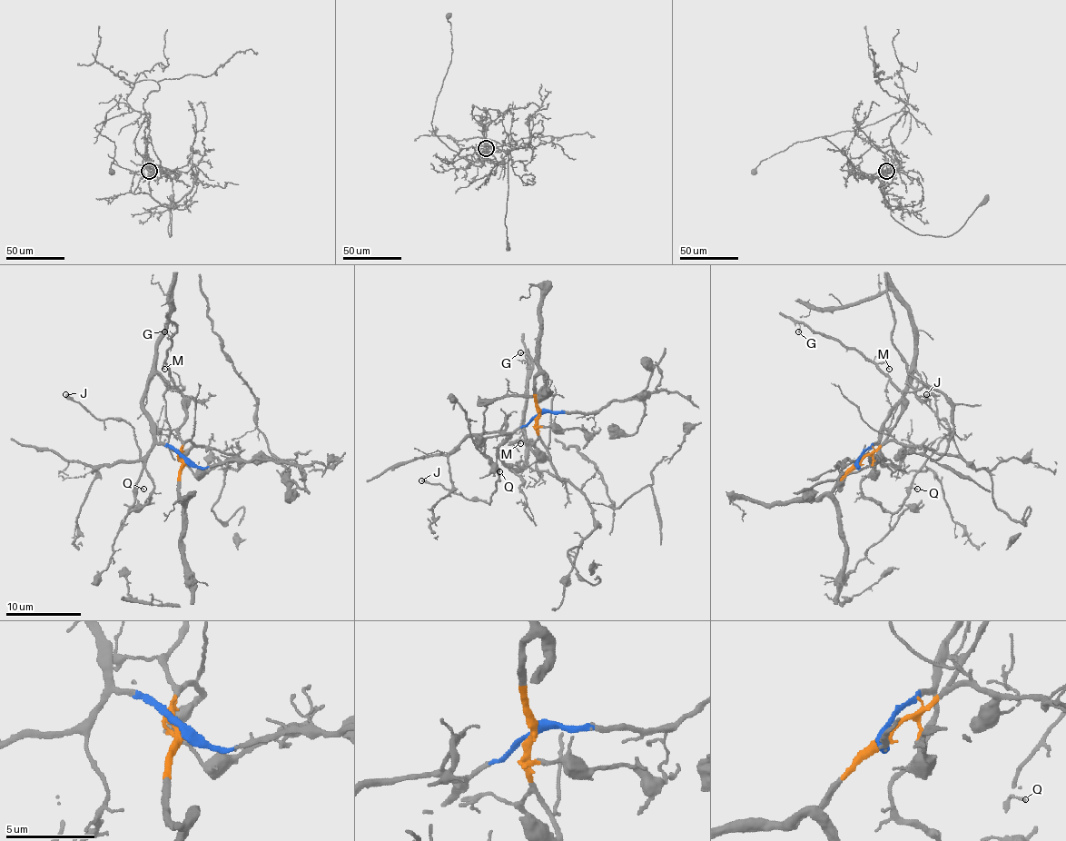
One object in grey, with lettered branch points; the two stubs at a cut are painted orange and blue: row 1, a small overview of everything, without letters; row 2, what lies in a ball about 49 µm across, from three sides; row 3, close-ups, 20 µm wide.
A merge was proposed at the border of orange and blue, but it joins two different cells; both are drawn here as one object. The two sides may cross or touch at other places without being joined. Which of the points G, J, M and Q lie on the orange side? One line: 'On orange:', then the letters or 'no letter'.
On orange: G, M

